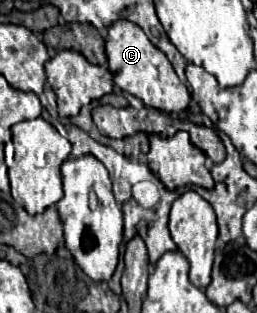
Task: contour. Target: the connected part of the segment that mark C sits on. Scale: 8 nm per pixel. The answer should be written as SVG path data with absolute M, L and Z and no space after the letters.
M129 20L113 22L105 38L105 54L109 70L113 74L113 84L123 92L137 96L145 106L161 110L165 114L181 114L189 108L191 94L187 86L181 84L167 56L149 42L145 32L137 24Z

